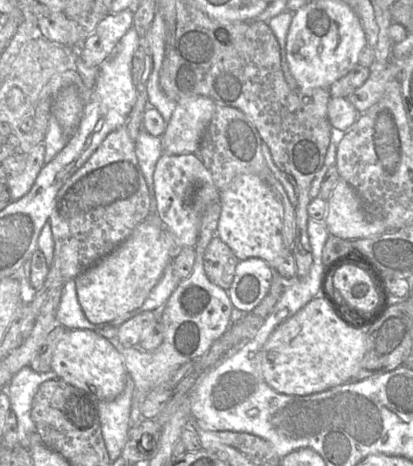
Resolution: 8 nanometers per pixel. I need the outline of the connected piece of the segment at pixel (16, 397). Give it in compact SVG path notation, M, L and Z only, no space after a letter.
M27 366L22 368L5 388L11 411L17 418L19 444L26 449L29 447L31 436L37 433L31 419L33 398L43 382L55 379L59 378L53 371L38 373Z

